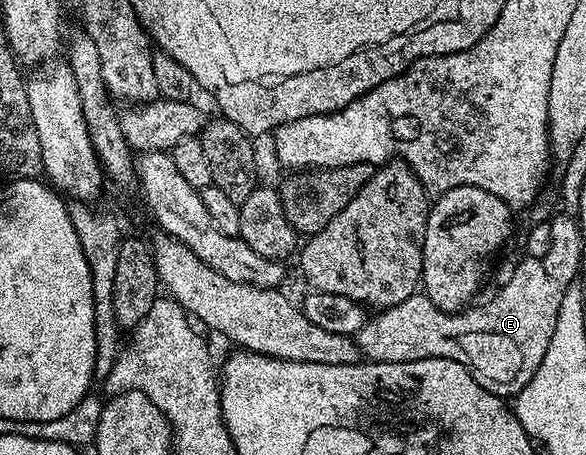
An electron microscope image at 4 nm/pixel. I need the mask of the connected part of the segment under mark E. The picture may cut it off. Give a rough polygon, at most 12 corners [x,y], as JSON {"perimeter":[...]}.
{"perimeter":[[523,258],[492,300],[376,311],[371,362],[449,358],[511,398],[541,366],[561,289]]}

